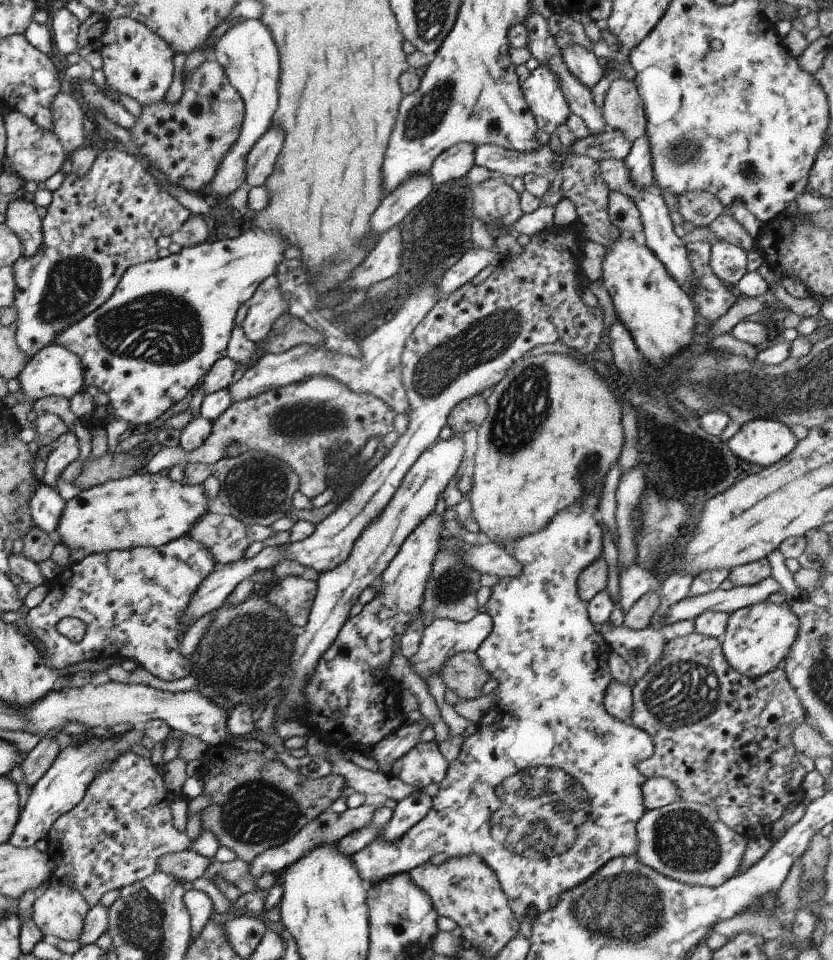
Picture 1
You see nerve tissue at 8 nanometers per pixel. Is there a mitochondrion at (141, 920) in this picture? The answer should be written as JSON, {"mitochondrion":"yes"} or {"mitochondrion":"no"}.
{"mitochondrion":"yes"}

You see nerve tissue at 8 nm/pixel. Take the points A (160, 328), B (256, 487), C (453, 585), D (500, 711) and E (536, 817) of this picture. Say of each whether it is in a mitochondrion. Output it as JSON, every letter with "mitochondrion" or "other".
{"A":"mitochondrion","B":"mitochondrion","C":"mitochondrion","D":"other","E":"mitochondrion"}

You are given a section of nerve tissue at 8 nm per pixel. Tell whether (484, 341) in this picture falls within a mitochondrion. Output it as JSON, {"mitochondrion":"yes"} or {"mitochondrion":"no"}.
{"mitochondrion":"yes"}

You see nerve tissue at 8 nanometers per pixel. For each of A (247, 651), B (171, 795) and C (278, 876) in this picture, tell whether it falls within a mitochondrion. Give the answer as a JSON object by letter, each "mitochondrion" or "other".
{"A":"mitochondrion","B":"other","C":"other"}

